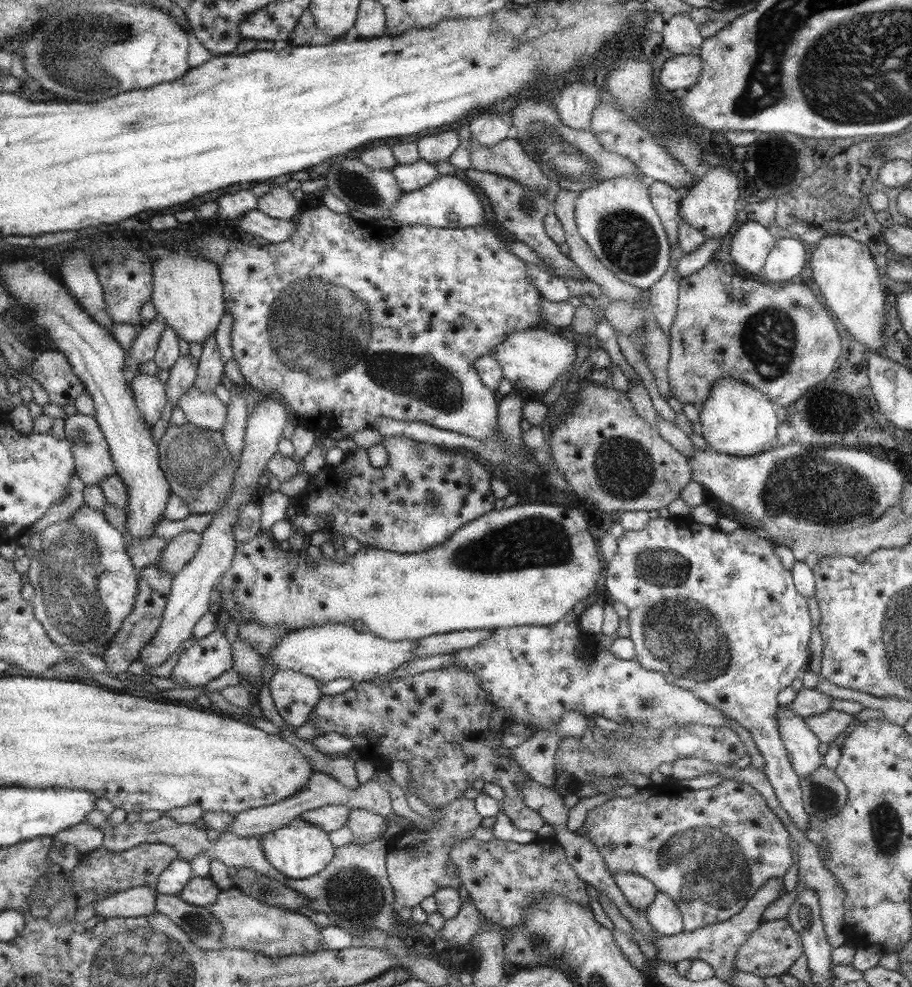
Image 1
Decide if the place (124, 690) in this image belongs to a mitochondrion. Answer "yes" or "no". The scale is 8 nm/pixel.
no

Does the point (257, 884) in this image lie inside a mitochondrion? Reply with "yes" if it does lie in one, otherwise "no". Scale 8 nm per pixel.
yes

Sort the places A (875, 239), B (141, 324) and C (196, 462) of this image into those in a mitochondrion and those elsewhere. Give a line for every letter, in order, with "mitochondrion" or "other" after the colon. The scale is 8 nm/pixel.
A: other
B: other
C: mitochondrion

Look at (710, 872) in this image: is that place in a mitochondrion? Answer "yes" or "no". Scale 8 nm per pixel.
yes

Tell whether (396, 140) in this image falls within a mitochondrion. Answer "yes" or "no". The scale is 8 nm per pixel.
no

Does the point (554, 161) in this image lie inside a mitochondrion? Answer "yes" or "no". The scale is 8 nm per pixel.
yes

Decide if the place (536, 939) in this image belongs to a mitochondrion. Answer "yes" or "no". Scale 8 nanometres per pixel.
yes

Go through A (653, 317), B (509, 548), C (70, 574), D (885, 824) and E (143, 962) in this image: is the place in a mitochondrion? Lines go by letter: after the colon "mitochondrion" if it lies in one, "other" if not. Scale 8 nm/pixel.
A: other
B: mitochondrion
C: mitochondrion
D: mitochondrion
E: mitochondrion

